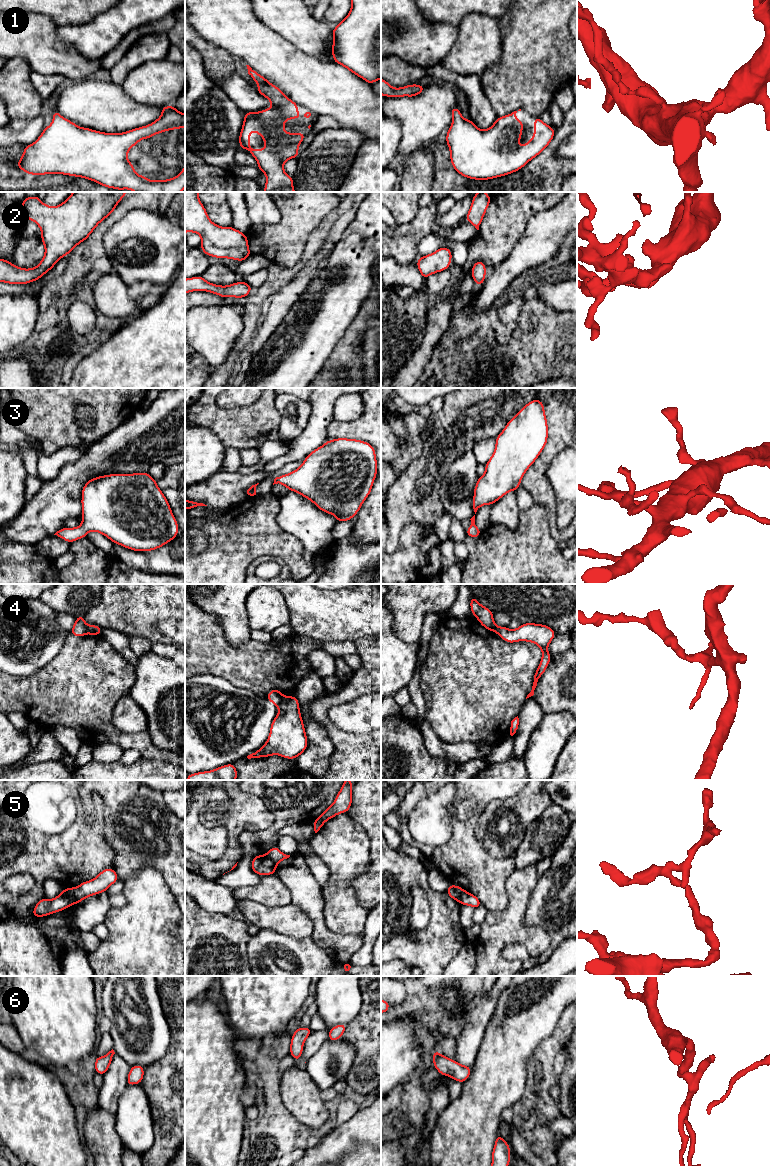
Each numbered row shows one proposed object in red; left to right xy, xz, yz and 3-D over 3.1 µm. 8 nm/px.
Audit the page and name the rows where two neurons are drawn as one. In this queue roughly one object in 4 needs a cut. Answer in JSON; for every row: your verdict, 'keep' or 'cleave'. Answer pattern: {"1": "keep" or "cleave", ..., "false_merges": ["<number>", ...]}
{"1": "keep", "2": "keep", "3": "keep", "4": "cleave", "5": "cleave", "6": "keep", "false_merges": ["4", "5"]}

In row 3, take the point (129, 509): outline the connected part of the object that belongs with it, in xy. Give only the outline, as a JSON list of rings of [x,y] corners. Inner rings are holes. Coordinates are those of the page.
[[[148,472],[133,474],[110,474],[91,478],[82,488],[82,524],[75,528],[61,528],[54,535],[67,542],[87,537],[89,531],[96,531],[109,538],[114,544],[133,551],[153,551],[177,537],[178,523],[170,505]]]

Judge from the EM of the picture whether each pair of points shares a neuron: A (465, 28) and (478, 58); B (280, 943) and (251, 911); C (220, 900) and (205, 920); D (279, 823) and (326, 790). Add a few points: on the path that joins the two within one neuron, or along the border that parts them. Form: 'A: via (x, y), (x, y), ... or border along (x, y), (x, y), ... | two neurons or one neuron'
A: via (472, 35), (478, 41), (478, 51) | one neuron
B: border along (260, 928), (274, 930), (289, 937) | two neurons
C: border along (195, 900), (210, 912), (228, 916) | two neurons
D: via (291, 811), (304, 799), (309, 799), (314, 794) | one neuron

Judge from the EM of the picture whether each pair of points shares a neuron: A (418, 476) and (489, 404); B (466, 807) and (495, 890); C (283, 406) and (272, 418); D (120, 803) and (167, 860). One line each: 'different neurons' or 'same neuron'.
A: same neuron
B: same neuron
C: different neurons
D: same neuron

